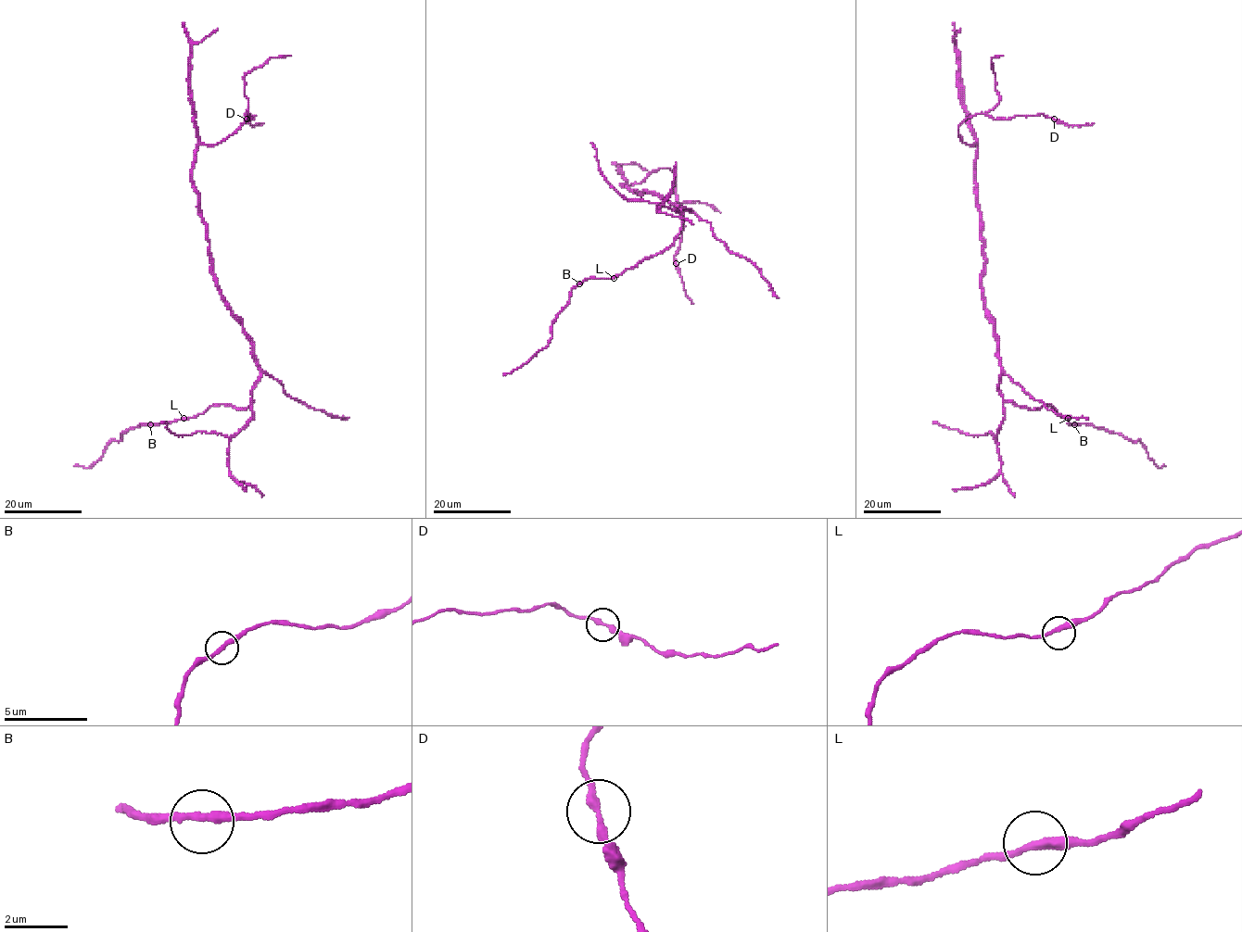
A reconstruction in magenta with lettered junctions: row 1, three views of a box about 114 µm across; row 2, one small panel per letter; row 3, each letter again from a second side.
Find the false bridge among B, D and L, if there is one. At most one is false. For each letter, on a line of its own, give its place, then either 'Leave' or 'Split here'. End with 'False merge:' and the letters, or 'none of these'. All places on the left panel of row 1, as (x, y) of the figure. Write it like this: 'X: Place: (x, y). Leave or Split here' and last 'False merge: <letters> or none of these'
B: Place: (150, 424). Leave
D: Place: (247, 119). Leave
L: Place: (183, 418). Leave
False merge: none of these

